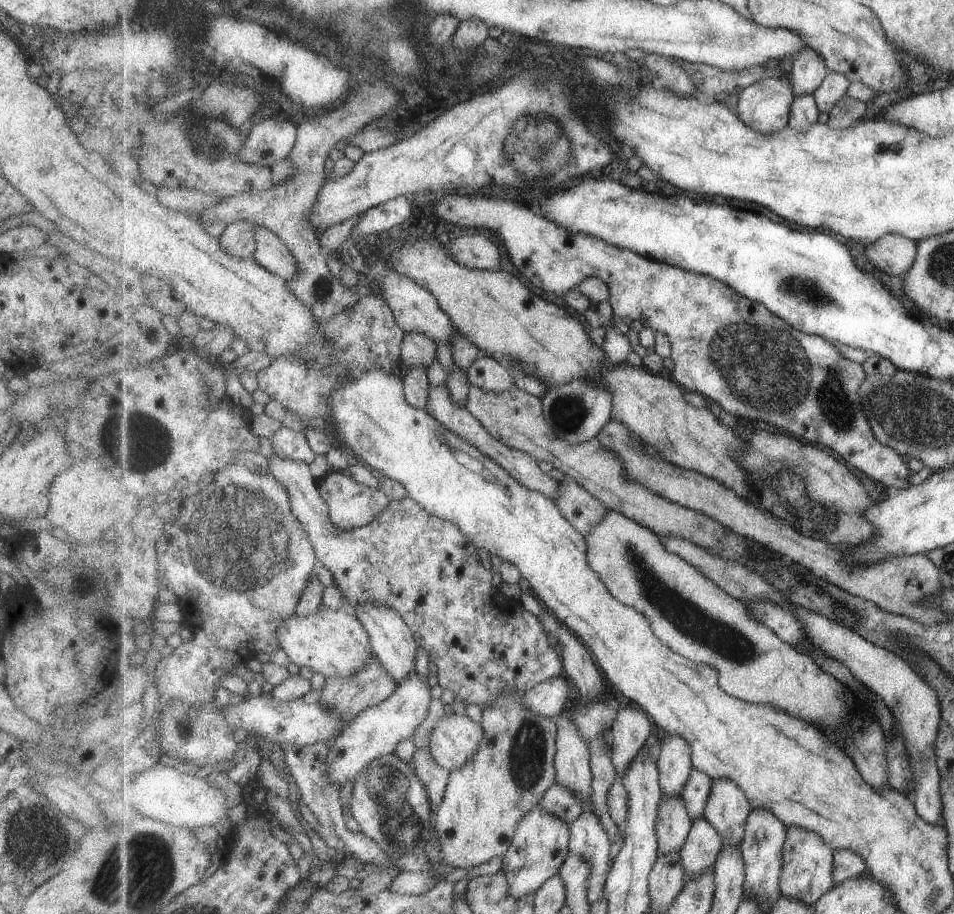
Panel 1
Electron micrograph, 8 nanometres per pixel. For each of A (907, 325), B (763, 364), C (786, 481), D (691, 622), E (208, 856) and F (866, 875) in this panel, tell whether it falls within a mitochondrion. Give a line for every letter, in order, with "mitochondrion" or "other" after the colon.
A: other
B: mitochondrion
C: mitochondrion
D: mitochondrion
E: other
F: other

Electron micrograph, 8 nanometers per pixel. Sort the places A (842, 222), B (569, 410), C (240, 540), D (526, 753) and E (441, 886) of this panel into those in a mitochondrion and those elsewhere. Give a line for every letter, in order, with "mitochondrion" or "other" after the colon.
A: other
B: mitochondrion
C: mitochondrion
D: mitochondrion
E: other

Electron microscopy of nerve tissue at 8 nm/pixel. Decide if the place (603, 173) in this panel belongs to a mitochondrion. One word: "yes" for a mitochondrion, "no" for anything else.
no

